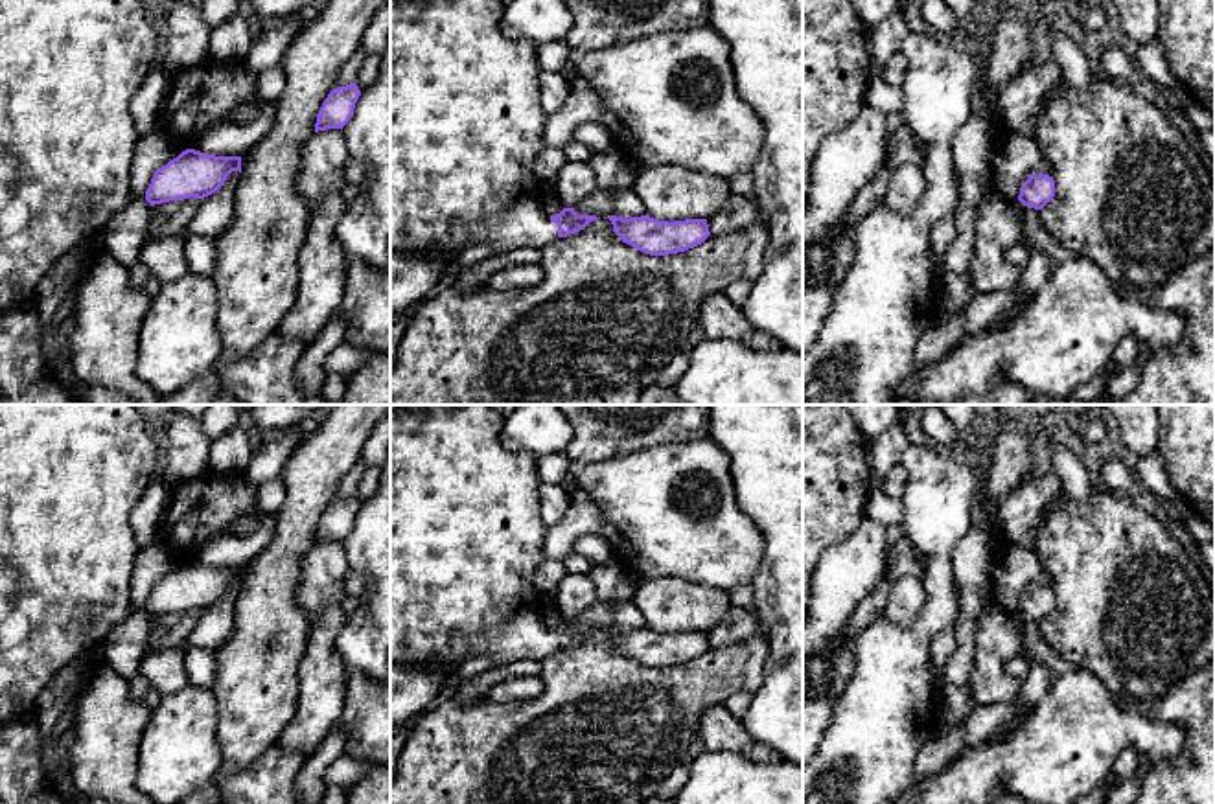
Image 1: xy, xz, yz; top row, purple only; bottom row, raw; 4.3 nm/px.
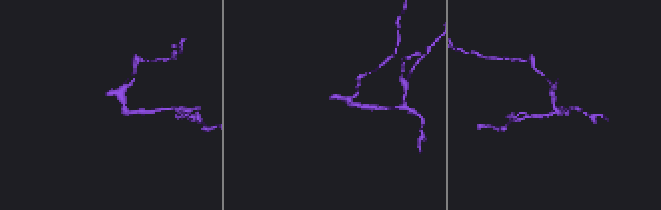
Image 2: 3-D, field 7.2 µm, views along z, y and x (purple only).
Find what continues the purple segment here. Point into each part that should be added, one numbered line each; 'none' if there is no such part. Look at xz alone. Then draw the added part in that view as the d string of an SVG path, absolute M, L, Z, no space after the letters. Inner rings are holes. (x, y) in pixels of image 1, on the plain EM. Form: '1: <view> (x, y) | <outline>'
1: xz (466, 536) | M427 405L420 410L390 407L390 664L444 664L455 684L458 668L473 657L490 657L497 666L506 666L515 660L543 660L558 651L558 637L534 607L539 594L534 572L545 561L543 543L549 532L539 513L538 458L508 451L501 442L503 425L504 416L493 405Z

